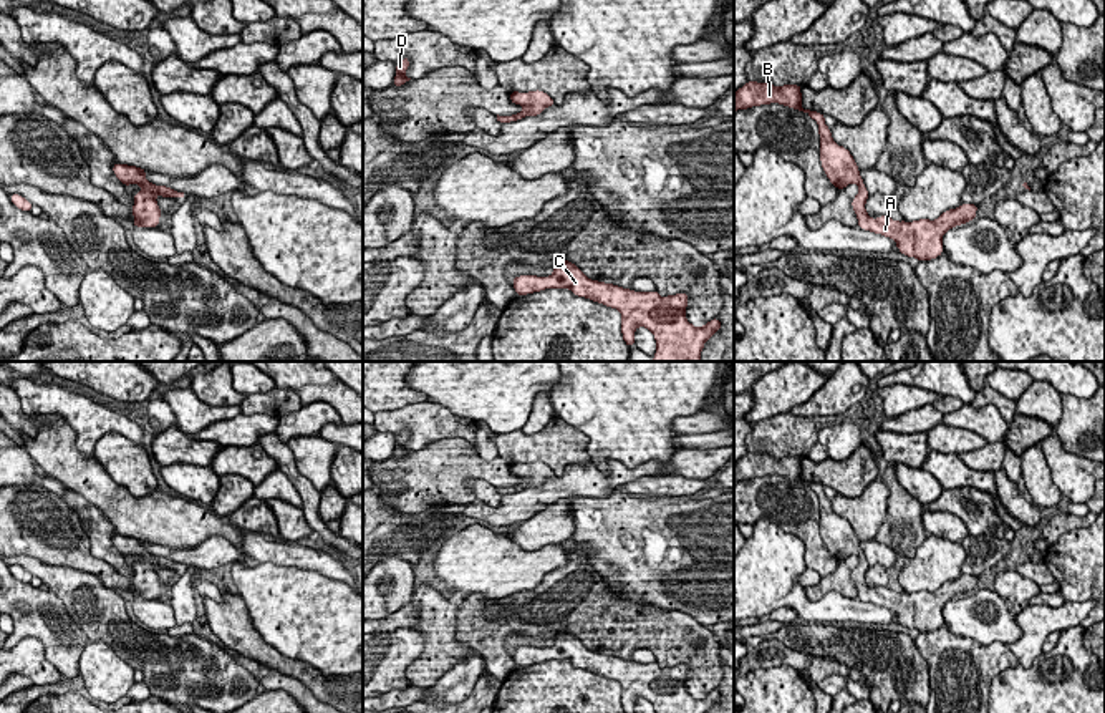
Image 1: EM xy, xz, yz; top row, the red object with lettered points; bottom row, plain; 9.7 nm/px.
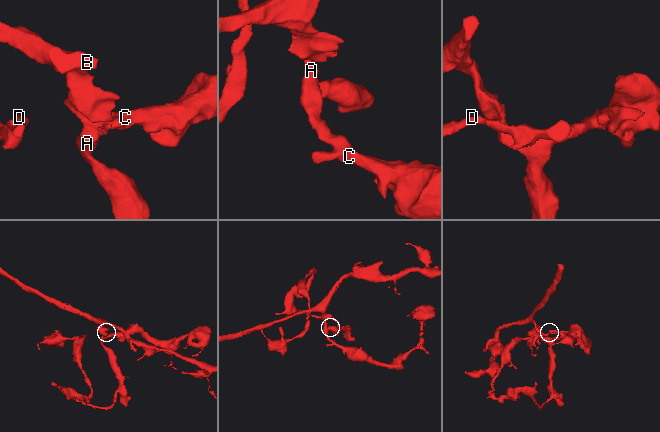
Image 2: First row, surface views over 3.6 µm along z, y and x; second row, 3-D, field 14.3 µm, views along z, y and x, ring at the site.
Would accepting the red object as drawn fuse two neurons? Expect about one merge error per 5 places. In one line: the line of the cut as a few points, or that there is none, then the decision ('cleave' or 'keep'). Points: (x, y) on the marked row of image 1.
cut none; keep

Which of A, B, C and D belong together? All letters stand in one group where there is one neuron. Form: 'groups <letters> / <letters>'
groups A B C D

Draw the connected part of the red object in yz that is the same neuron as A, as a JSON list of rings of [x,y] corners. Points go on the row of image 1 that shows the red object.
[[[747,81],[734,93],[734,113],[737,109],[779,103],[803,111],[815,119],[820,134],[820,162],[828,181],[837,189],[845,189],[852,182],[860,187],[852,201],[860,229],[893,239],[903,255],[911,259],[916,257],[923,262],[933,260],[943,254],[943,235],[949,229],[976,219],[977,204],[961,204],[958,209],[944,211],[934,221],[919,219],[913,222],[898,222],[888,216],[871,219],[865,209],[870,194],[852,153],[833,141],[822,113],[802,108],[800,90],[802,86],[799,85],[774,86],[769,83]]]

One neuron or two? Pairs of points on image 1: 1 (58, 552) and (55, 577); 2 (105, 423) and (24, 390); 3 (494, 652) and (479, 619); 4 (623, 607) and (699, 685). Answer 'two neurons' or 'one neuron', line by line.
1: two neurons
2: one neuron
3: one neuron
4: one neuron

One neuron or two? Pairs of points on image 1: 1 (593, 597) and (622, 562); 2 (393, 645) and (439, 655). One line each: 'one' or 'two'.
1: two
2: two

